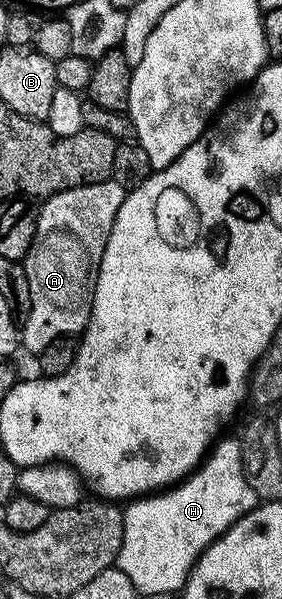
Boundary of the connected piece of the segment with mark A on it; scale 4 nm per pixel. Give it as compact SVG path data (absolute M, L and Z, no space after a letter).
M108 179L74 189L66 189L39 203L36 211L36 231L27 256L22 259L26 268L26 280L30 280L30 312L23 319L20 341L23 349L38 356L42 348L54 344L54 340L83 335L92 315L92 301L96 291L96 277L100 271L102 252L110 236L118 209L124 203L127 187Z

